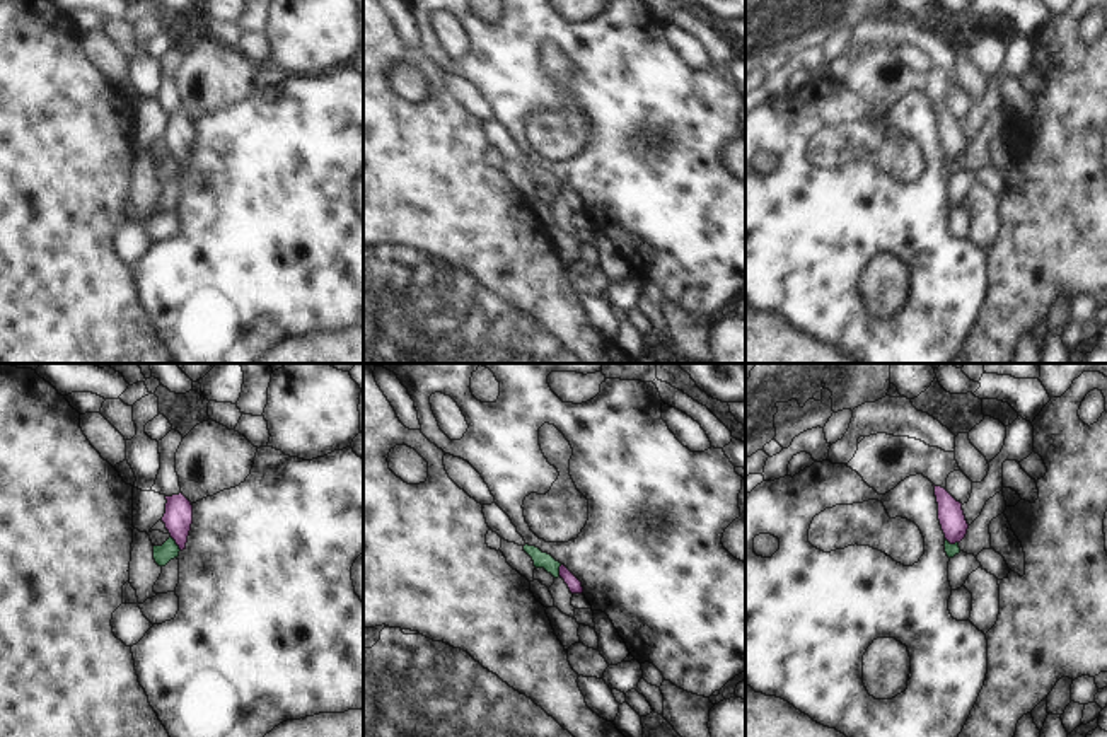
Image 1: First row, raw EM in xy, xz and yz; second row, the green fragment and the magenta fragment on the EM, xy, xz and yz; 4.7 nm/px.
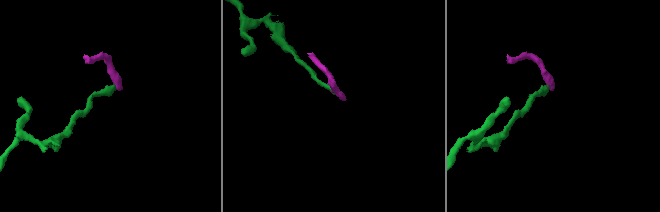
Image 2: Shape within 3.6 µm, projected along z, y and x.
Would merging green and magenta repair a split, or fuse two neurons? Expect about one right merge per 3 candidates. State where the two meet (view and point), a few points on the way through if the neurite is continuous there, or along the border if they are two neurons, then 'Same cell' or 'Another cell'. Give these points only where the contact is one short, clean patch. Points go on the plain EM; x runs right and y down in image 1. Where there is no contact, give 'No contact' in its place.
Touches green at xy (174, 161). Boundary: xy (171, 154), (181, 168). Another cell

